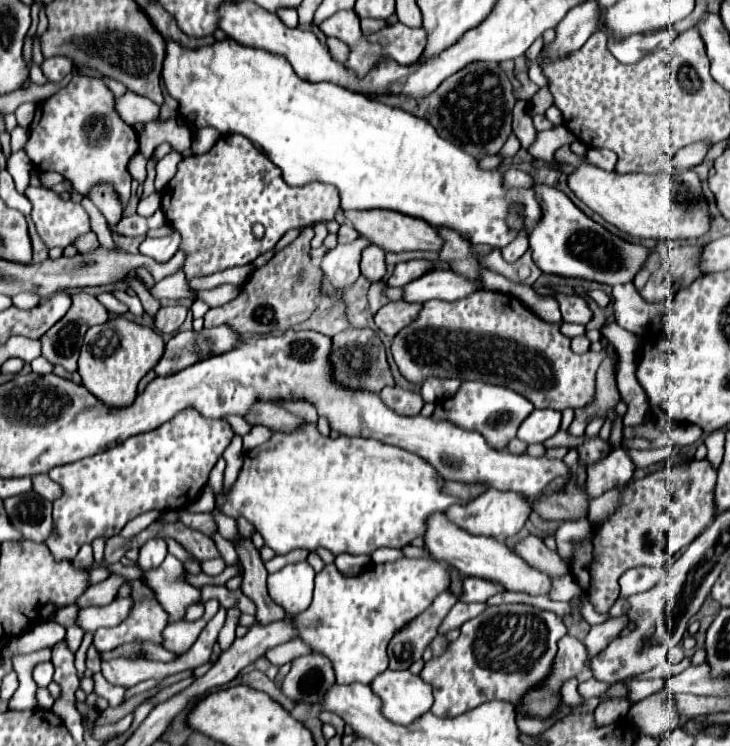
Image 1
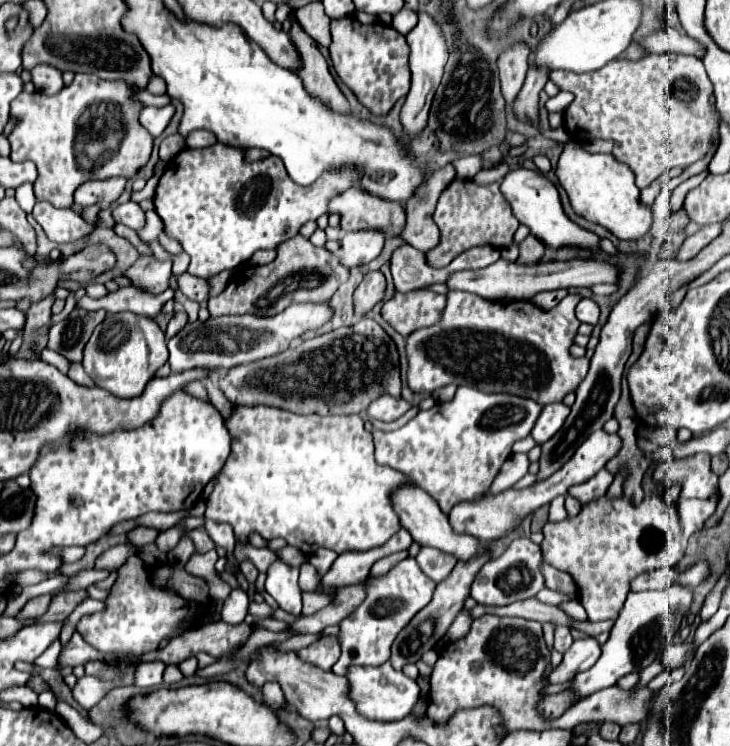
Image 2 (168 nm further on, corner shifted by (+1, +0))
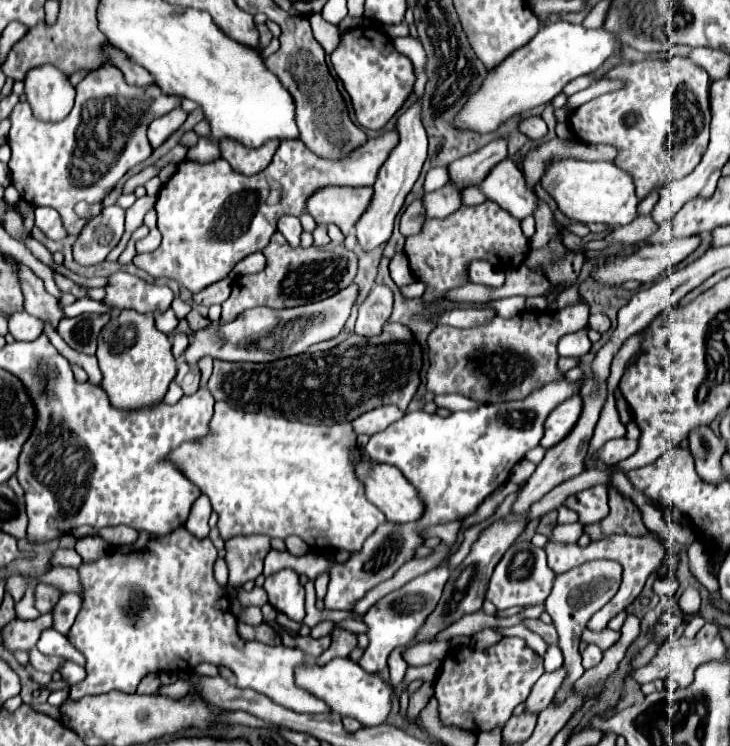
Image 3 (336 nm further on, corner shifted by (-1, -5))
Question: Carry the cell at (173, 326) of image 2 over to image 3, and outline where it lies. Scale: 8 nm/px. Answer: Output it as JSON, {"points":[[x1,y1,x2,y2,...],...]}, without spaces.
{"points":[[174,333,172,335,172,353,174,353,174,357,176,359,180,359,182,357,182,353,184,353,184,349,188,347,188,337,184,335,184,333]]}

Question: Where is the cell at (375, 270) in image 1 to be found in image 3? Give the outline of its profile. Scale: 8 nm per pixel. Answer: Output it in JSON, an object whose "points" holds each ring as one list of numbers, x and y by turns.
{"points":[[374,285,368,297,358,307,356,335,374,337,382,333,382,327,388,323,392,313,392,291,386,285]]}

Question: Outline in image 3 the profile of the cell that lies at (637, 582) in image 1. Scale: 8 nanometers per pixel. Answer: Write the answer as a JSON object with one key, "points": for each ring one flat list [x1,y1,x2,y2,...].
{"points":[[660,577,660,579,654,581,654,591,656,591,658,595,674,595,676,589,678,589,678,581,676,581,674,577,672,577,672,579]]}

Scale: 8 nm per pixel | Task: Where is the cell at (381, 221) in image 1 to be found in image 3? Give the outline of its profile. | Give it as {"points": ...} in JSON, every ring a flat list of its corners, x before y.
{"points":[[320,187,306,201,306,211,316,223,338,225,344,235,366,211,372,197,372,187]]}

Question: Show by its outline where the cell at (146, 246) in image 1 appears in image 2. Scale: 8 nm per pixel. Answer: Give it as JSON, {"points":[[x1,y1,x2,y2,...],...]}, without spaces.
{"points":[[140,256,132,268,128,268,126,276,132,278,134,286,142,286,152,294,158,294,168,288,168,278,172,274,170,260,158,260,156,256]]}

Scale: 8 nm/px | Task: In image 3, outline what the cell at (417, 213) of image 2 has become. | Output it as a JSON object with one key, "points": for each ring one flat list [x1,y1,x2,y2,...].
{"points":[[420,199,420,203,412,201,412,203,404,209,404,213,402,213,402,217,400,217,400,233,402,233,404,237,416,235,416,233,420,233,424,221,426,221,426,215,424,215,424,207,422,207,422,199]]}

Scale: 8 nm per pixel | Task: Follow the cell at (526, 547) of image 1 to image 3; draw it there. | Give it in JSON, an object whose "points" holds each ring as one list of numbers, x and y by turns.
{"points":[[588,561,576,569,570,569,568,573,556,575,552,593,546,599,546,613,552,617,554,627,558,631,558,647,564,657,562,667,566,669,566,679,560,685,560,689,556,691,552,703,562,703,564,699,568,699,574,689,574,683,584,673,584,667,580,663,580,651,578,651,582,631,584,631,588,619,616,595,620,581,622,581,622,567,616,561]]}

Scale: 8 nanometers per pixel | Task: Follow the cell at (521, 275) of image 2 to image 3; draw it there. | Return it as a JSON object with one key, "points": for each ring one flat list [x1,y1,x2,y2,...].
{"points":[[692,235,692,237,686,237,686,239,672,239,670,243,664,243,664,245,650,245,650,247,638,249,636,253,632,253,624,259,612,259,608,263,600,261,600,265,592,271,592,277,602,281,602,283,624,283,628,279,636,279,640,283,652,283,662,273,666,273,670,267,684,261,698,245,700,245,700,235]]}

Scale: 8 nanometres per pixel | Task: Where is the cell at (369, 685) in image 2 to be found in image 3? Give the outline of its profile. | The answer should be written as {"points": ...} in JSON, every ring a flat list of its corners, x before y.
{"points":[[332,659,326,665,316,665,316,663,304,663,304,667,296,667,294,681,298,687,304,691,312,693,314,697,322,699,330,711,342,715,342,717,354,717,358,719,364,727,374,727,382,725,384,719,388,717,392,709,392,695,394,691,382,681,380,675,366,673,358,663,350,659]]}

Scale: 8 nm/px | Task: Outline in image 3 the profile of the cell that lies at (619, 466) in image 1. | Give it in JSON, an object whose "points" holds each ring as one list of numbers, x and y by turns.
{"points":[[596,485,580,493,574,493,564,501,564,507,574,509,580,515,582,525,598,523,610,511,608,509,608,489,604,485]]}

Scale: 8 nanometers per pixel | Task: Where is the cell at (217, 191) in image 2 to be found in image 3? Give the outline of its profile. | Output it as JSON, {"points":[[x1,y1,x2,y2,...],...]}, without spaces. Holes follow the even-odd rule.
{"points":[[384,131,382,135,368,139,346,159,328,161,312,155,312,151,296,139,282,141,272,163,250,177,234,171,224,159,204,165,182,161,172,179,160,189,156,203,156,225,162,233,162,245,152,253,136,255,134,265,152,277,174,279,192,293,198,293,224,279,232,267,250,253,262,251,274,235,280,215,300,217,304,213,304,201,316,187,370,187,396,143,398,131],[274,191,278,191,276,201,270,199]]}

